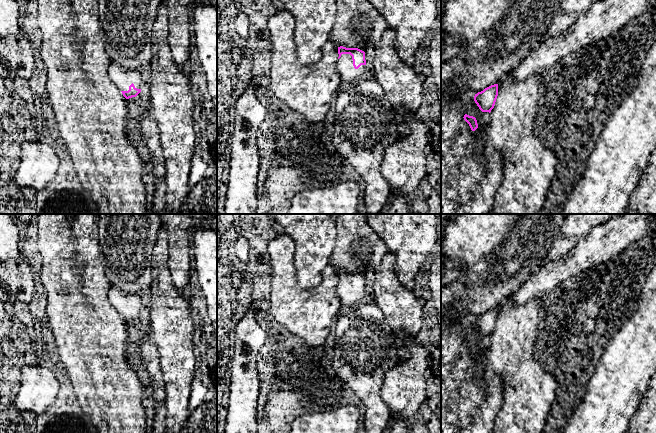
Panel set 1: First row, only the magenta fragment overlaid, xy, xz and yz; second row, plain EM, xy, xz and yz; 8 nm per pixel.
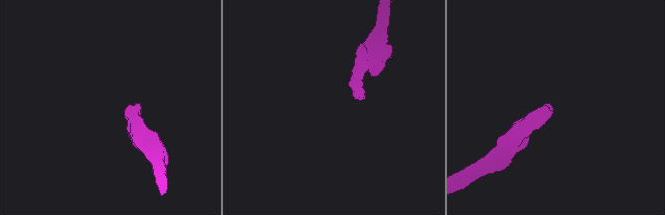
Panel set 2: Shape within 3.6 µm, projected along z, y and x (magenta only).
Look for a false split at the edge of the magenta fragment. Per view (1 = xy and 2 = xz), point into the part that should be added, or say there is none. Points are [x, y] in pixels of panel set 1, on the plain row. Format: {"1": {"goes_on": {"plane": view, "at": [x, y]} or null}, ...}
{"1": {"goes_on": {"plane": "xy", "at": [122, 301]}}, "2": {"goes_on": {"plane": "xz", "at": [345, 292]}}}

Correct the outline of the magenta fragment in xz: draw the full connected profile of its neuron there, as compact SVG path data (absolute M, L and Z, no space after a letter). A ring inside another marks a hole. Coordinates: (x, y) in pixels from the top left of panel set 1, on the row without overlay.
M338 271L337 295L341 308L351 308L362 302L366 294L365 276L358 272Z

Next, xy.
M110 286L108 297L126 323L136 321L141 316L142 306L139 293L128 293Z

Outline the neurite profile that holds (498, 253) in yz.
M458 214L445 228L442 240L441 278L448 262L458 263L467 278L470 305L466 310L474 317L497 308L543 265L567 214Z

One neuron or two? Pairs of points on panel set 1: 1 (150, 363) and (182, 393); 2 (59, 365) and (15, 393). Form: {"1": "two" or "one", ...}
{"1": "two", "2": "two"}

